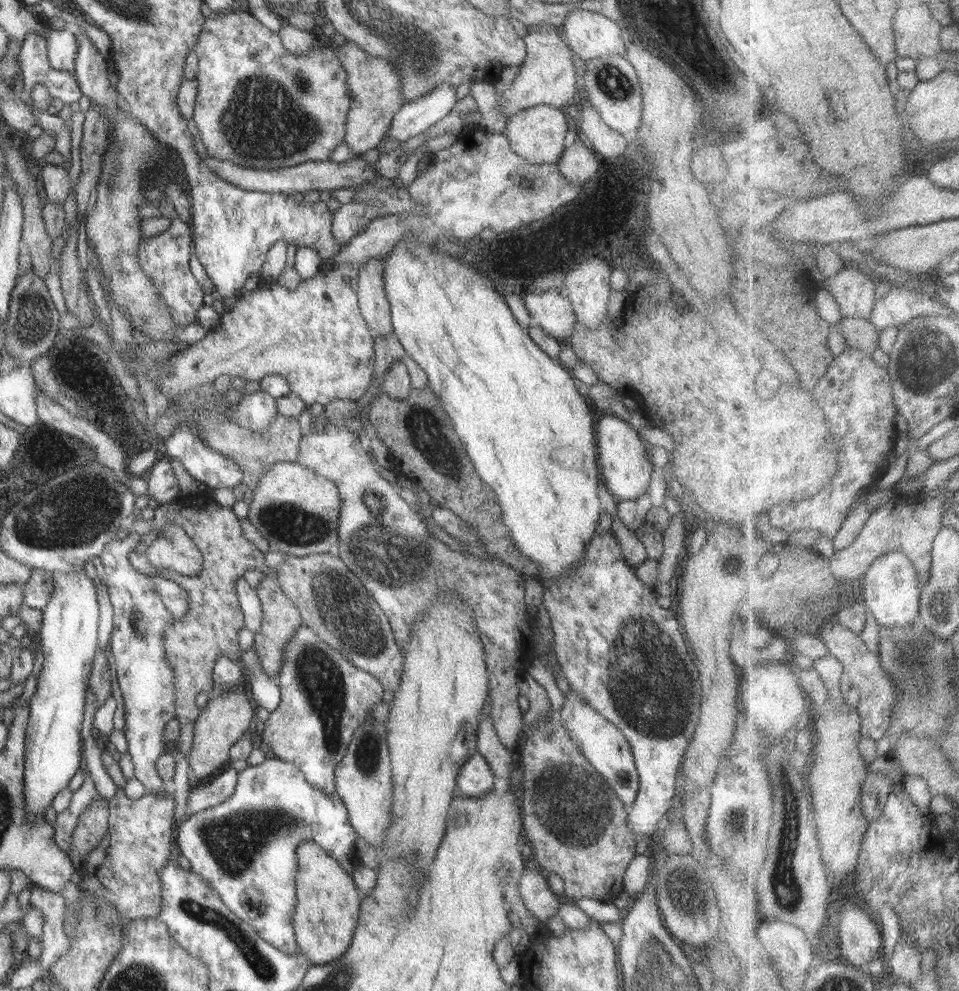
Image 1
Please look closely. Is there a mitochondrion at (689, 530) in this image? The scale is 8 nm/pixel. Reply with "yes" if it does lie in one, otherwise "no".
no

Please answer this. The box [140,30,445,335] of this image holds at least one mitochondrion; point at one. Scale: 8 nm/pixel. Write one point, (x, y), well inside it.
(257, 127)

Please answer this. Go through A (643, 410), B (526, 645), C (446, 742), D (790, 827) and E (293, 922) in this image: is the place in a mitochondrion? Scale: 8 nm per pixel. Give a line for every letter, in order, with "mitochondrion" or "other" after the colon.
A: other
B: other
C: other
D: mitochondrion
E: other

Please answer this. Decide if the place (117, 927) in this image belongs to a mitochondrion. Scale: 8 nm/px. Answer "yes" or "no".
no

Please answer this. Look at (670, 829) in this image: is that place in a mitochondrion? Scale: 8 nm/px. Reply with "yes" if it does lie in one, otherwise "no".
no

